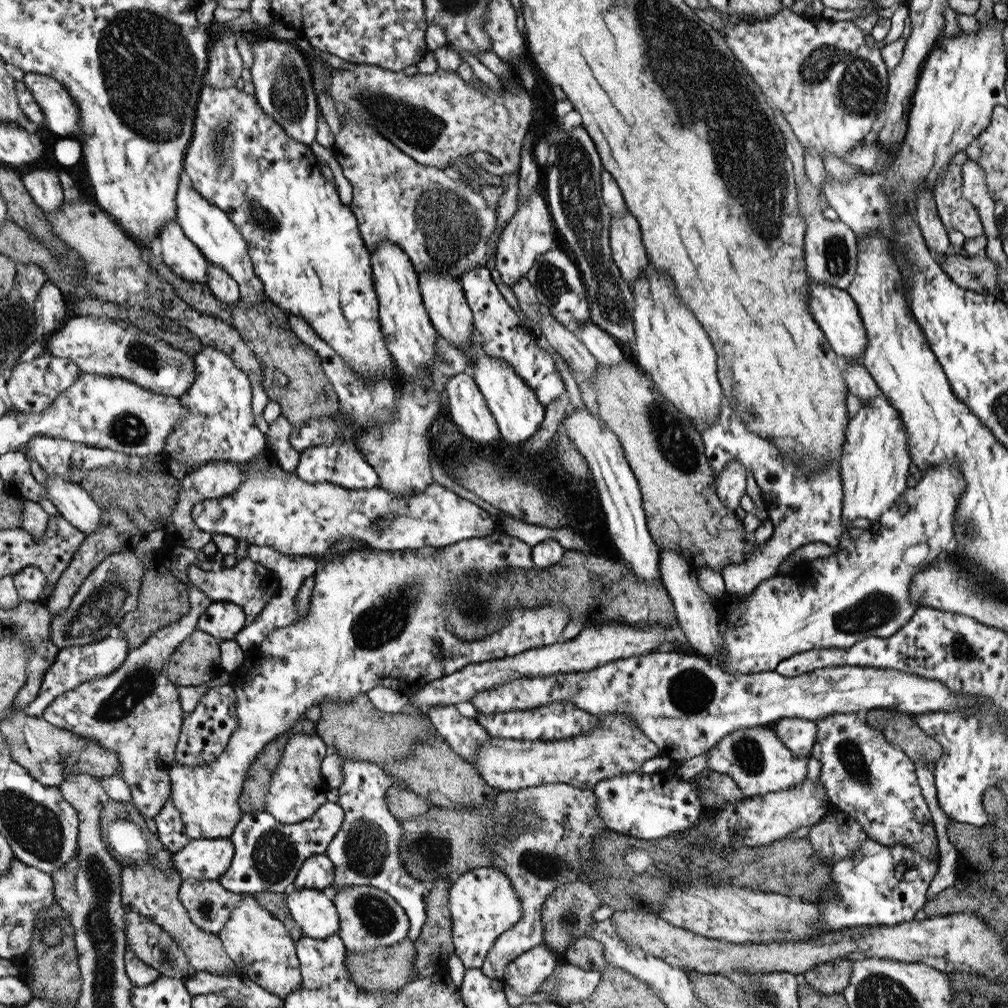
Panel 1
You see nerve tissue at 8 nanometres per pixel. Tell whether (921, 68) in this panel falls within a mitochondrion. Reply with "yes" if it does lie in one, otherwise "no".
no

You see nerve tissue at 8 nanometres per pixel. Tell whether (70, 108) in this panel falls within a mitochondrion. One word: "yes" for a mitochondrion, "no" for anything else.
no

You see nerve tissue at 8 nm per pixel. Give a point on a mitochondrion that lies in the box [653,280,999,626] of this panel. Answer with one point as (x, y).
(971, 531)

